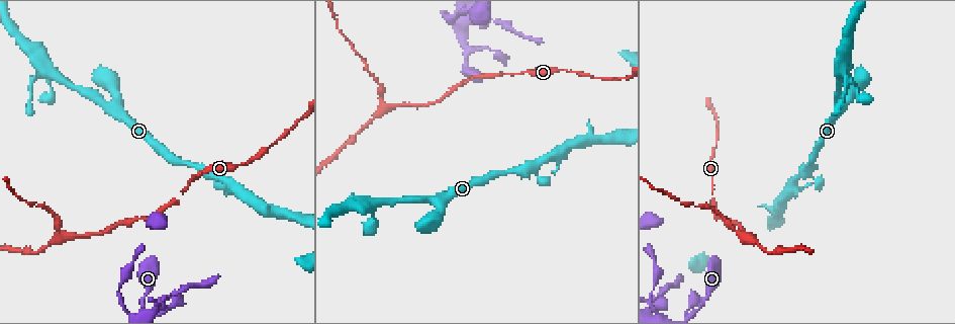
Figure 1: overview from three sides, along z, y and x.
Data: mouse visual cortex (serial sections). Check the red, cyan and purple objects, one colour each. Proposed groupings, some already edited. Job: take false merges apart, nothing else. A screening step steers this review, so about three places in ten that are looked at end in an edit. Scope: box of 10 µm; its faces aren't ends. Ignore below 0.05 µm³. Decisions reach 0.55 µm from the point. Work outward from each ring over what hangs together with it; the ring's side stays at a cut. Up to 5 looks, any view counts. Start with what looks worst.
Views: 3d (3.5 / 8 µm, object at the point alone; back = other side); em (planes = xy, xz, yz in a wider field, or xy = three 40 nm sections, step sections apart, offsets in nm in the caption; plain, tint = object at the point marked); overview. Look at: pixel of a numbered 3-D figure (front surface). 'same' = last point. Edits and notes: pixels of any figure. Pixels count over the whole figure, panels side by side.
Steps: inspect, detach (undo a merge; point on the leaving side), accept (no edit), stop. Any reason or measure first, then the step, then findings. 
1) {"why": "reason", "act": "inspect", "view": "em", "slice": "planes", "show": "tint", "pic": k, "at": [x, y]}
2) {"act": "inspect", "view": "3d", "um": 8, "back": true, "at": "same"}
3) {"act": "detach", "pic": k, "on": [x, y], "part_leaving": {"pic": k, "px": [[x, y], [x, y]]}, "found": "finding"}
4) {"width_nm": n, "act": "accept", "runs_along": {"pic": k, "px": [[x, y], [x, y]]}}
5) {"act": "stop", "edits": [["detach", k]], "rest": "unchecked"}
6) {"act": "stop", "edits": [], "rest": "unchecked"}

{"why": "thin neck", "act": "inspect", "view": "3d", "um": 3.5, "pic": 1, "at": [658, 297]}

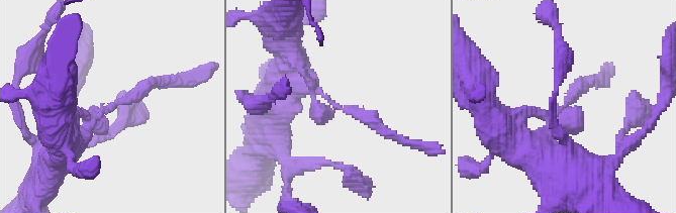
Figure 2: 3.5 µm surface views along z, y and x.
{"act": "accept", "runs_along": {"pic": 2, "px": [[64, 150], [110, 104], [169, 82]]}, "found": "continuous, no second cell"}

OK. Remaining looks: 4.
{"why": "three-way junction", "act": "inspect", "view": "3d", "um": 3.5, "pic": 1, "at": [47, 70]}

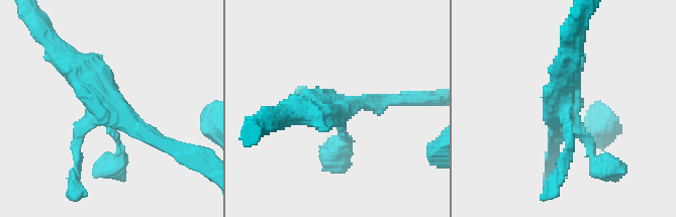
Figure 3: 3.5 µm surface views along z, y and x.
{"act": "inspect", "view": "em", "slice": "planes", "show": "tint", "pic": 3, "at": [560, 109]}

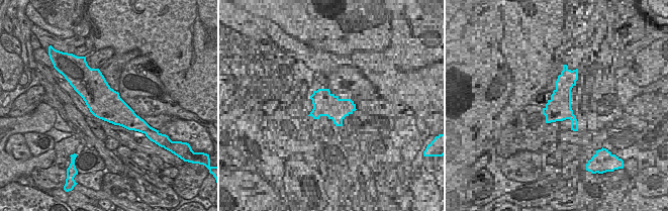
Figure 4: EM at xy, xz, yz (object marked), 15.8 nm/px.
{"act": "accept", "runs_along": {"pic": 3, "px": [[168, 144], [112, 110], [62, 58]]}, "found": "all the same cell"}

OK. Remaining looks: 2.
{"act": "stop", "edits": [], "rest": "unchecked"}

